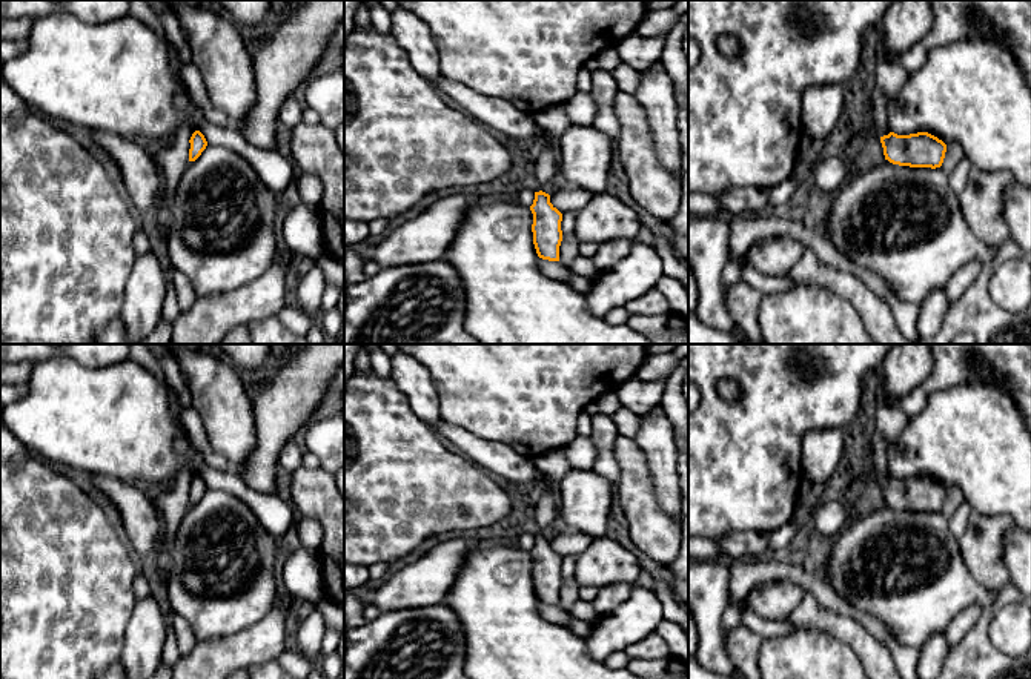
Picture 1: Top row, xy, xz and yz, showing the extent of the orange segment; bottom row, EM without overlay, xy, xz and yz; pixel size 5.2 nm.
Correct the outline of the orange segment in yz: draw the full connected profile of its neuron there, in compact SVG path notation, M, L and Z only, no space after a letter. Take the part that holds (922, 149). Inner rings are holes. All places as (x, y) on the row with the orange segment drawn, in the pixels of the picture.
M890 132L880 137L885 160L910 167L940 167L946 144L928 132L897 135Z

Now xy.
M195 131L189 143L191 143L189 161L195 161L201 155L201 152L206 149L207 141L200 131Z

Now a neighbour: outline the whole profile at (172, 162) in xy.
M191 121L180 123L175 134L174 141L167 149L163 149L157 157L157 163L160 166L161 174L161 192L160 200L155 207L157 214L157 226L160 240L166 241L169 220L171 220L171 203L175 195L177 184L183 175L183 172L189 166L189 149L191 149L191 137L197 129Z

